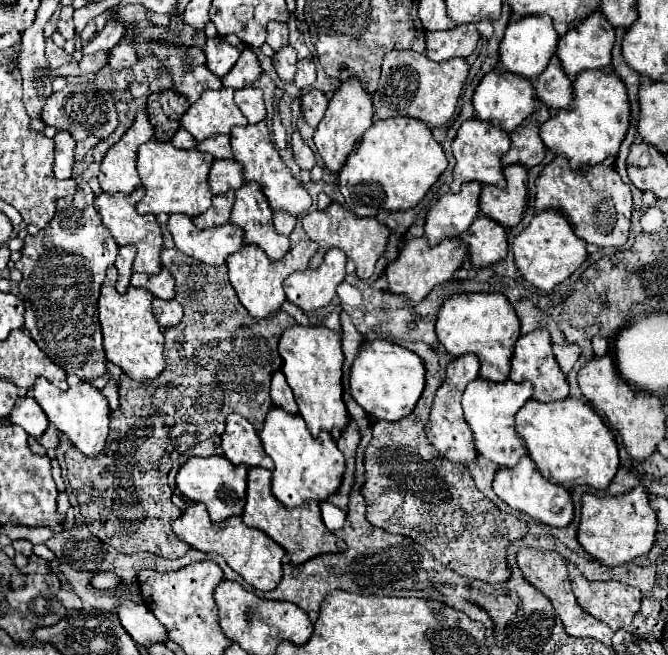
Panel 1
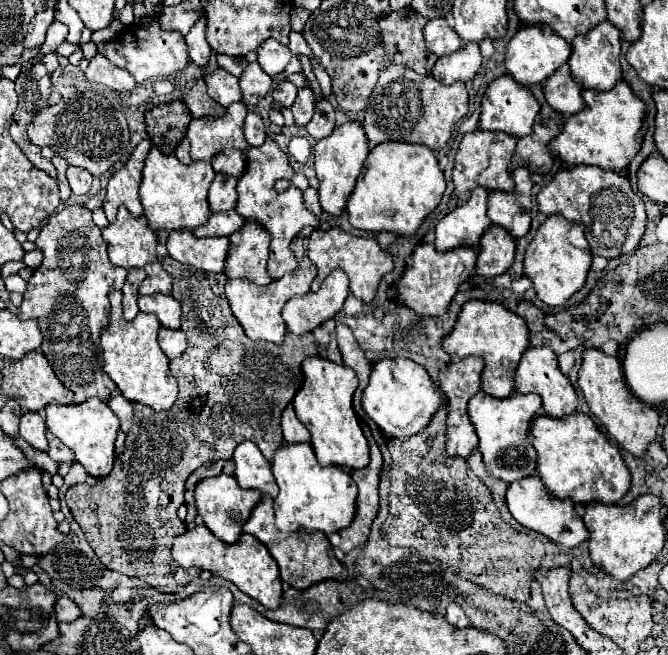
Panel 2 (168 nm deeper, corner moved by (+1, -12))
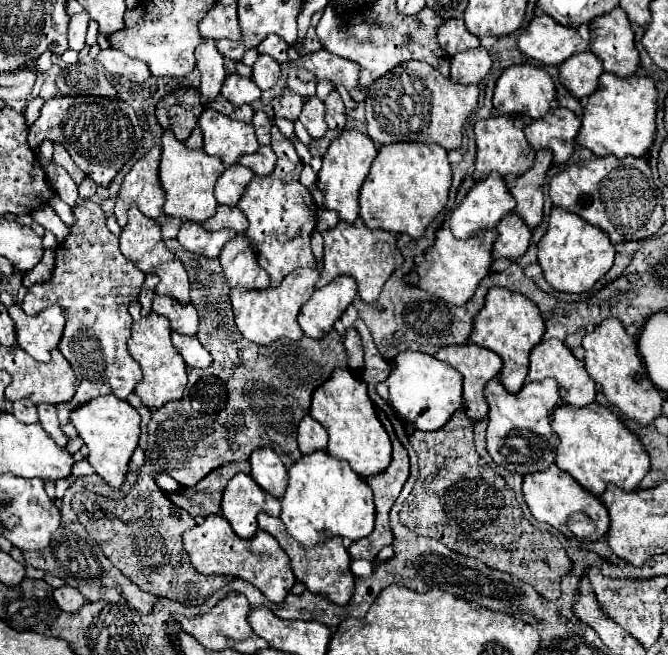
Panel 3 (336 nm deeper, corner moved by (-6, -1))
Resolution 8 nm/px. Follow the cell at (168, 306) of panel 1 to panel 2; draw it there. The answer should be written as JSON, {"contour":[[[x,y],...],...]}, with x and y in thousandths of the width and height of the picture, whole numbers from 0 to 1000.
{"contour":[[[240,498],[237,525],[251,547],[263,547],[263,544],[269,544],[269,537],[278,534],[278,513],[272,504],[257,504],[257,501]]]}

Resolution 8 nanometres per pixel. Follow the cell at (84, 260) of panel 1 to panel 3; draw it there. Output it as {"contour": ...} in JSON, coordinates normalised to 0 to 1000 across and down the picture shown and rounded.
{"contour":[[[133,304],[121,307],[112,313],[109,325],[115,331],[115,344],[106,347],[106,359],[85,380],[85,402],[76,429],[49,435],[34,456],[34,472],[43,482],[54,482],[84,460],[100,472],[100,496],[88,536],[106,554],[118,579],[118,591],[109,612],[88,618],[85,631],[91,655],[103,670],[117,666],[108,646],[103,646],[103,631],[109,624],[118,624],[130,612],[163,600],[178,609],[190,609],[214,576],[208,554],[190,536],[190,521],[196,515],[196,481],[190,469],[208,453],[217,429],[217,417],[181,389],[178,362],[160,350],[160,331],[145,310]]]}

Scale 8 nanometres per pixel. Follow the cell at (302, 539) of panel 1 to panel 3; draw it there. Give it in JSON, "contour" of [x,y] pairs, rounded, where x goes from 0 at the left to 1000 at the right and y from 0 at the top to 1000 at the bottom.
{"contour":[[[388,783],[385,789],[388,795],[388,808],[391,811],[400,811],[406,814],[415,829],[421,832],[421,838],[433,847],[436,853],[436,866],[439,866],[439,875],[445,881],[445,887],[451,887],[463,902],[469,905],[478,905],[481,911],[490,911],[493,918],[499,918],[501,924],[519,924],[519,918],[525,915],[528,908],[528,893],[531,893],[531,881],[528,875],[522,872],[522,860],[525,860],[525,850],[519,844],[519,838],[513,835],[513,826],[507,820],[496,820],[493,826],[487,826],[484,832],[472,832],[472,835],[454,835],[448,832],[448,826],[442,826],[439,820],[430,817],[427,805],[424,805],[424,795],[418,789],[406,789],[400,783]]]}

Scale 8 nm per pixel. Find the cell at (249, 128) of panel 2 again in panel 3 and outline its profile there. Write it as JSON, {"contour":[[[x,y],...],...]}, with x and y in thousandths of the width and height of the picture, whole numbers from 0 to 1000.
{"contour":[[[385,169],[385,173],[382,173],[382,179],[379,179],[379,194],[382,194],[385,215],[388,215],[391,221],[403,221],[403,215],[406,215],[406,206],[403,206],[403,200],[406,200],[406,185],[403,185],[403,179],[400,179],[394,169]]]}

